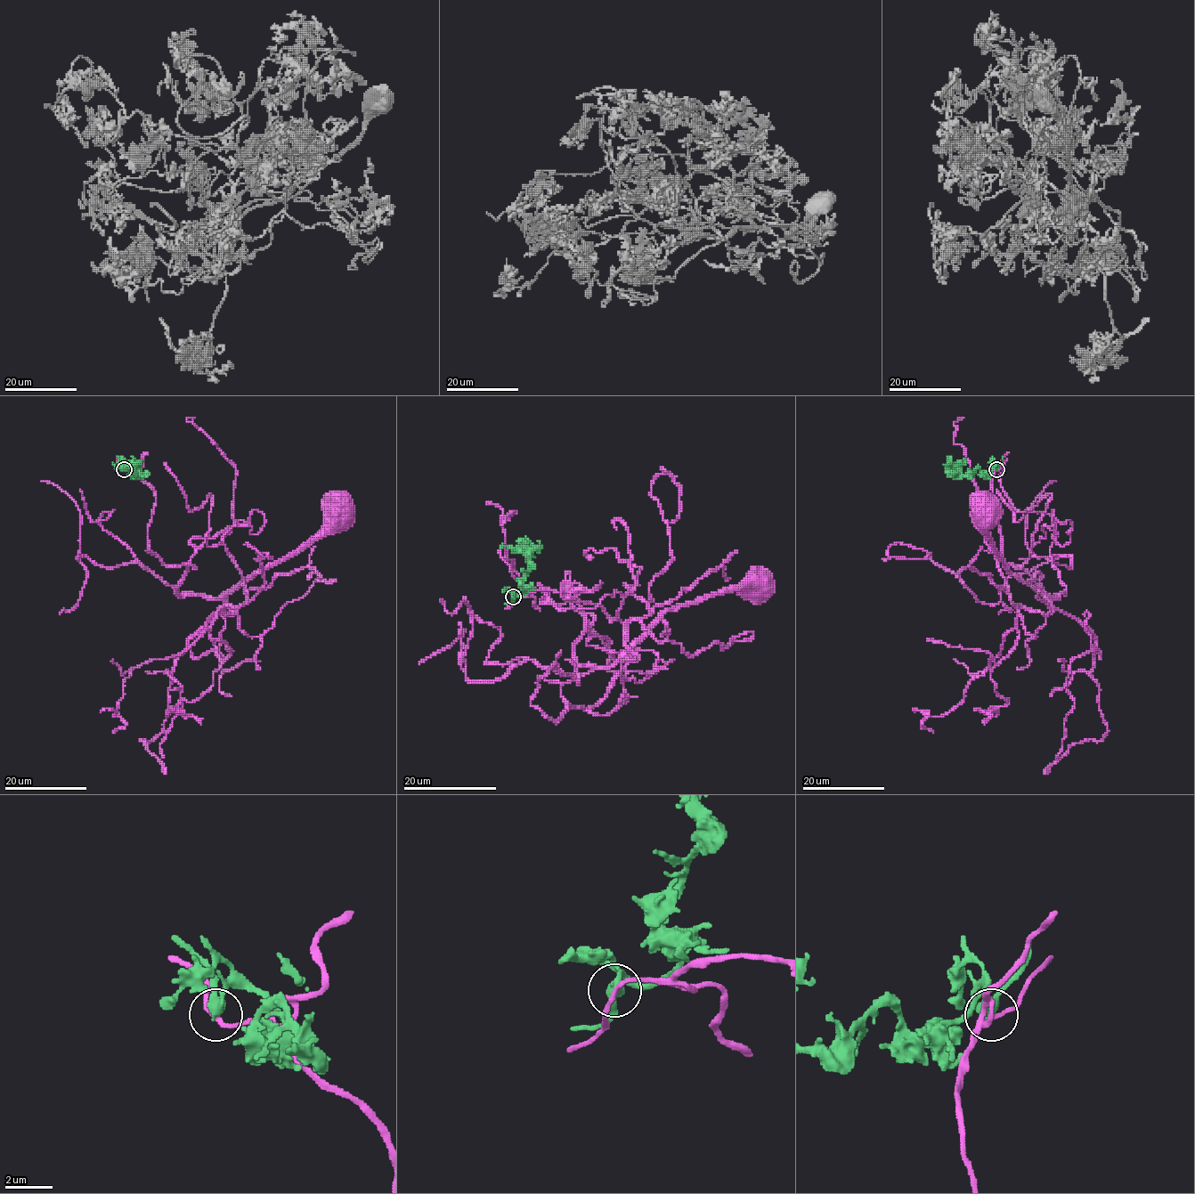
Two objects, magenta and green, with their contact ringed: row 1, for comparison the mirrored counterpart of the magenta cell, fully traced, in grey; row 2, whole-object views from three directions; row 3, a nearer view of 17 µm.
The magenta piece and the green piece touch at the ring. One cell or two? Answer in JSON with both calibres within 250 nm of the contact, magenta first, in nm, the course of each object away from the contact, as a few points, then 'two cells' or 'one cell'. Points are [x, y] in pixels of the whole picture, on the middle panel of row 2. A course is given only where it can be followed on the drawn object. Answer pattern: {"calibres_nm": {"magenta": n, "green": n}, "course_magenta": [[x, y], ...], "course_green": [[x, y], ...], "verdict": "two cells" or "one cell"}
{"calibres_nm": {"magenta": 170, "green": 400}, "course_magenta": [[514, 597], [547, 591], [541, 603], [575, 609], [584, 624], [573, 654], [606, 666], [668, 610], [756, 587]], "course_green": [[514, 597], [526, 590], [520, 581], [526, 576], [530, 559], [519, 549], [499, 548]], "verdict": "one cell"}

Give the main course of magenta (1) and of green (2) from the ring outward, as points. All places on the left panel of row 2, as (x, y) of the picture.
1: (125, 469), (154, 492), (149, 550), (166, 565), (186, 564), (182, 596), (223, 598), (309, 545), (338, 510)
2: (125, 469), (132, 465), (135, 470), (131, 472), (135, 468), (139, 475), (134, 469), (122, 469), (112, 463)

